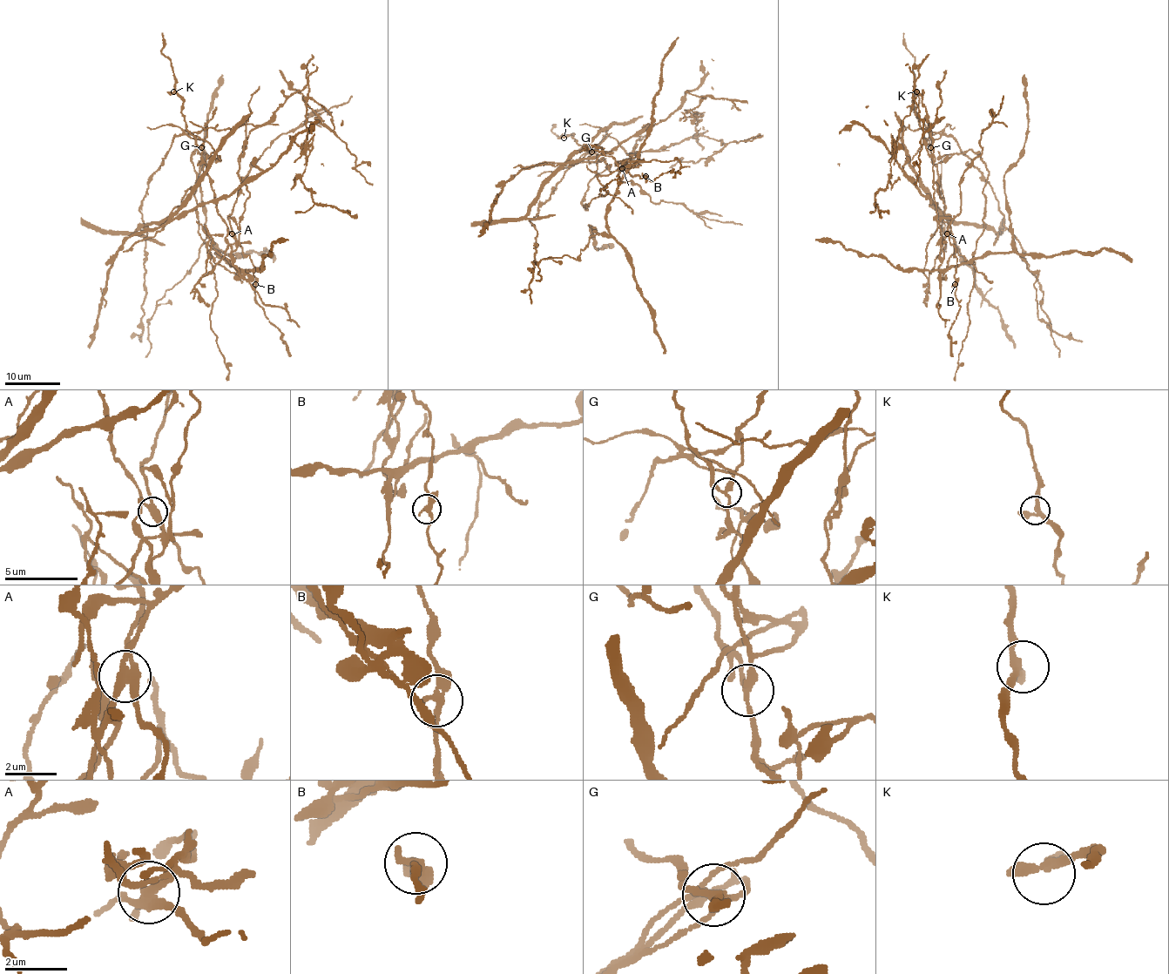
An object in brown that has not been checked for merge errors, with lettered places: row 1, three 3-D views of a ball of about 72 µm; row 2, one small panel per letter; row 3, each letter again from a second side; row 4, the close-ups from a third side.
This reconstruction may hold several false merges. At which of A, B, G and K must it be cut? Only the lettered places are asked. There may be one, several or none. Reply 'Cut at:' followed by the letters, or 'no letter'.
Cut at: A, G

